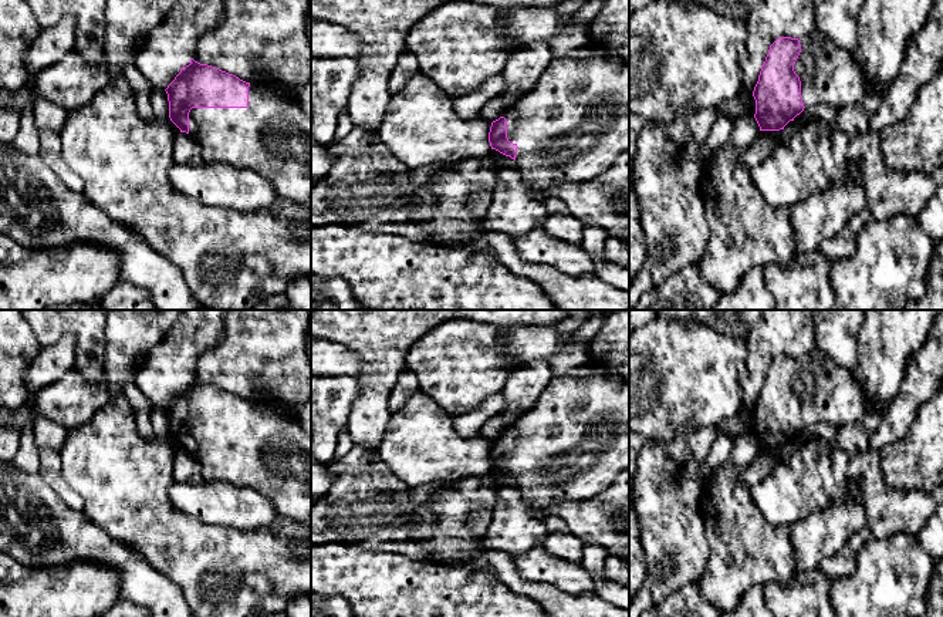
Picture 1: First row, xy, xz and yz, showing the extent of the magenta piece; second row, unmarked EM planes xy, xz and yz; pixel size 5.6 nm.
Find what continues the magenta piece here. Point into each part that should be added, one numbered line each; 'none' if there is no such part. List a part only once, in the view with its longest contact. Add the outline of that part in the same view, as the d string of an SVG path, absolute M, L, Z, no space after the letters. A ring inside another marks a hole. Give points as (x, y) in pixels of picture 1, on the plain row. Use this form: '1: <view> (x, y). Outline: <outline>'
1: xy (271, 455). Outline: M250 404L247 426L192 426L189 454L200 462L202 481L251 488L274 505L278 516L311 526L311 436L302 432L294 417Z
2: yz (830, 394). Outline: M818 348L798 358L801 371L794 390L801 399L804 425L841 426L854 424L863 415L863 392L849 370Z

